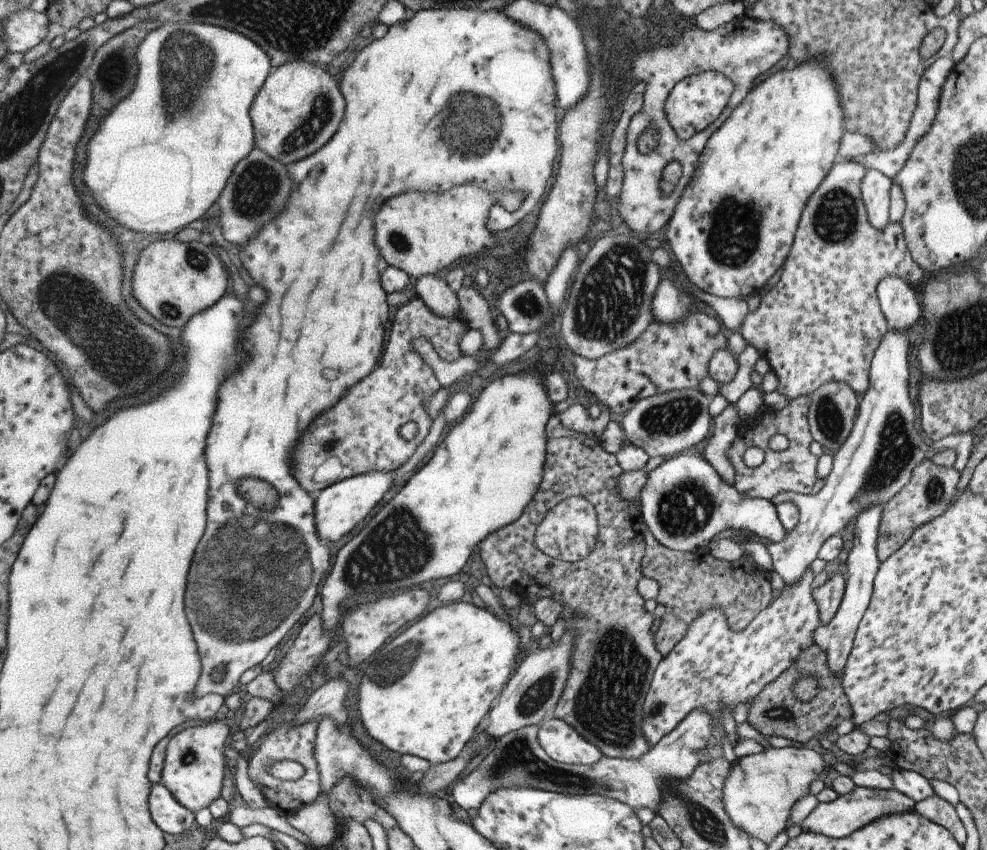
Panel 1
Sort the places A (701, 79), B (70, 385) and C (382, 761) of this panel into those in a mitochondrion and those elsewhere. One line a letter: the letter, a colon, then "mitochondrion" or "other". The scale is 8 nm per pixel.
A: other
B: other
C: other

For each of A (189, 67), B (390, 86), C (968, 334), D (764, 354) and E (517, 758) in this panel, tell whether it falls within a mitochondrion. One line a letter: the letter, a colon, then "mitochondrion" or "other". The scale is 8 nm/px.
A: mitochondrion
B: other
C: mitochondrion
D: other
E: mitochondrion

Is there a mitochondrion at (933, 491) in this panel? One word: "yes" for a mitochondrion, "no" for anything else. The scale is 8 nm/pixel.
yes

